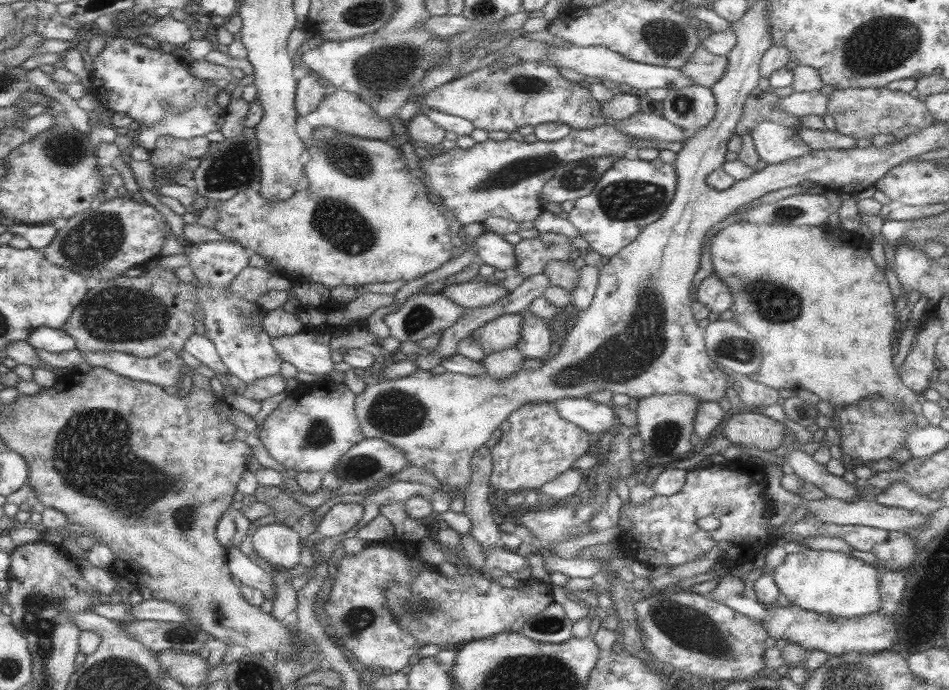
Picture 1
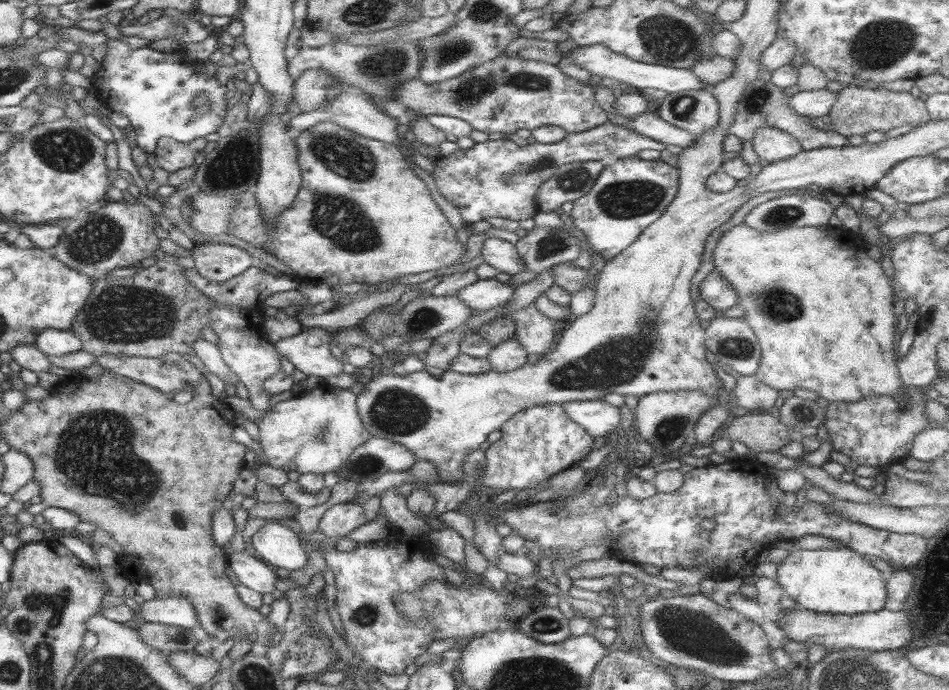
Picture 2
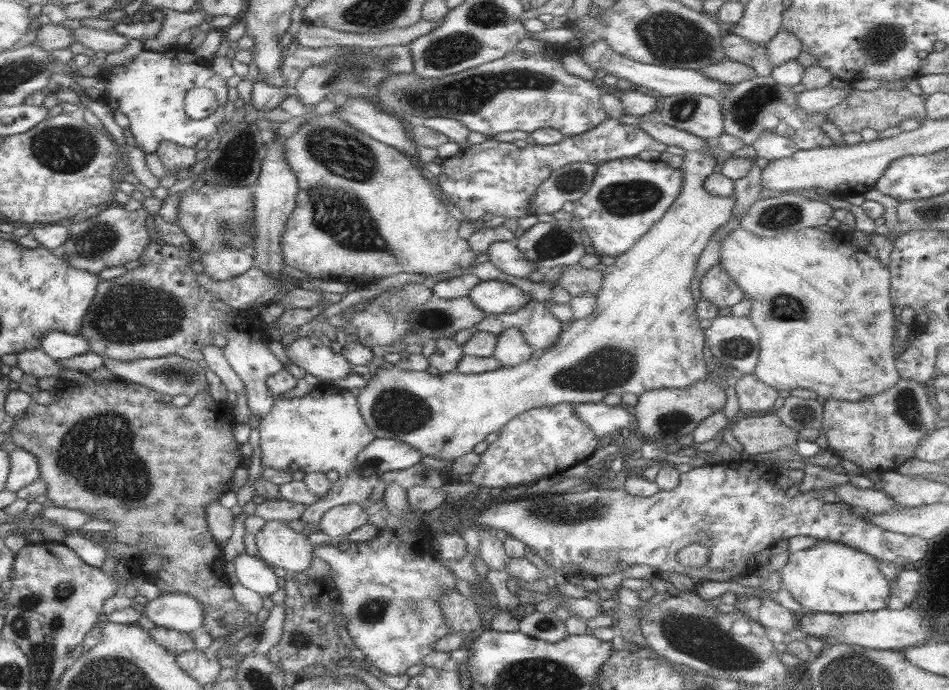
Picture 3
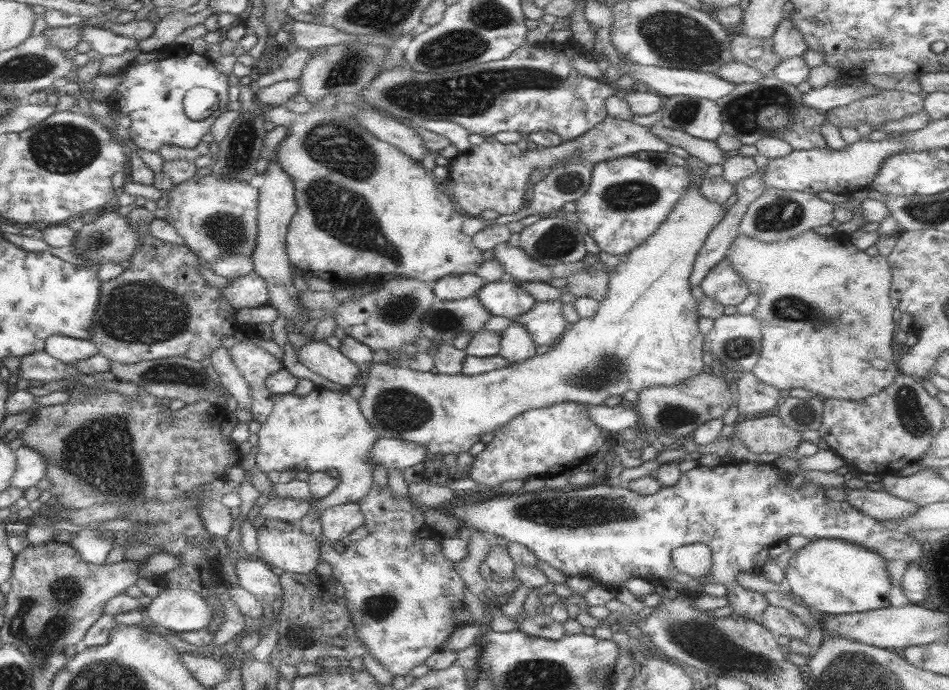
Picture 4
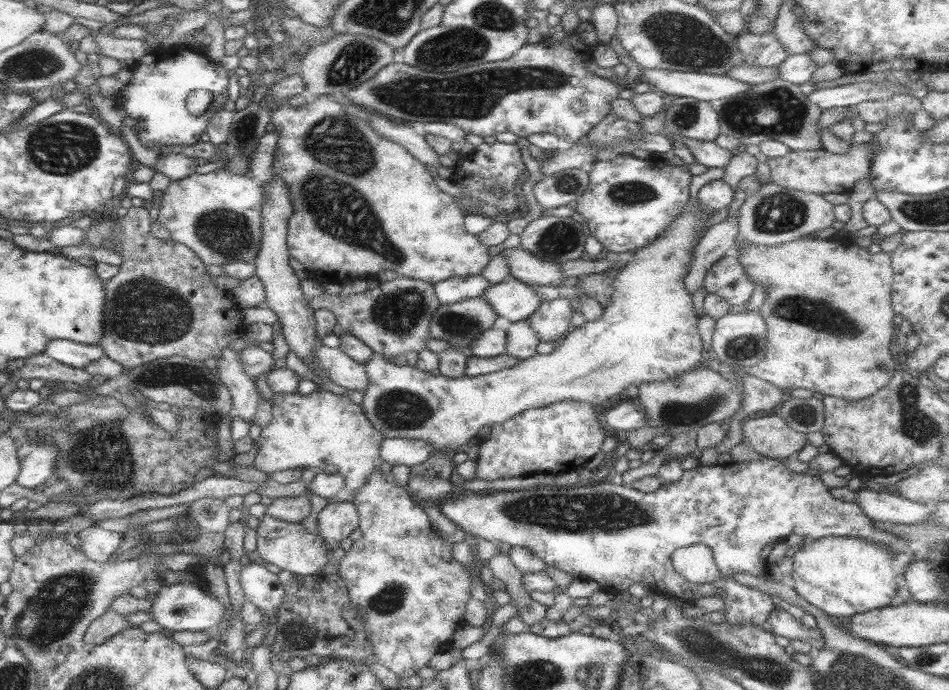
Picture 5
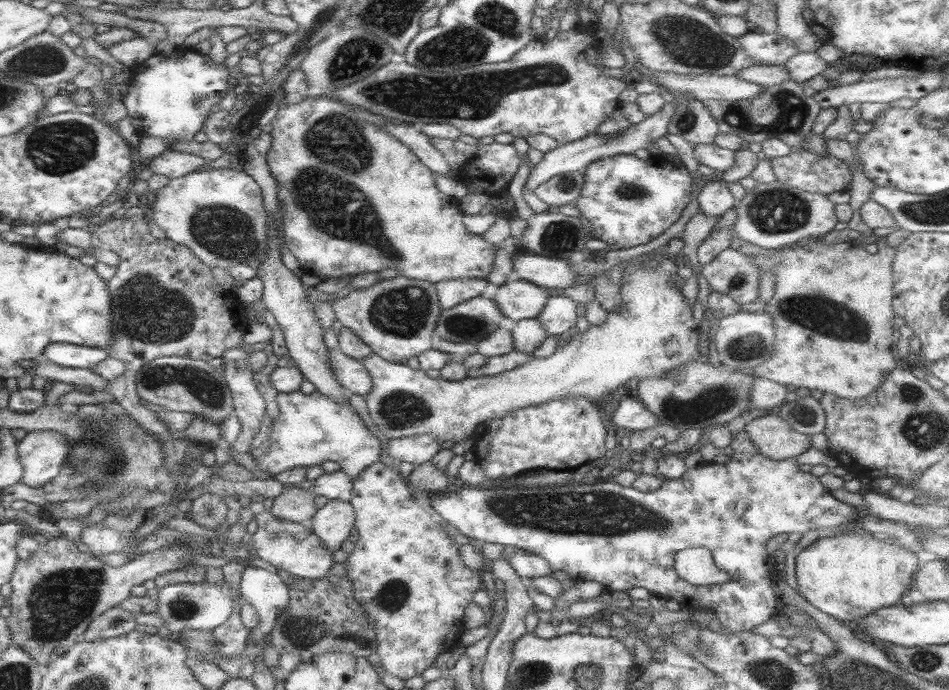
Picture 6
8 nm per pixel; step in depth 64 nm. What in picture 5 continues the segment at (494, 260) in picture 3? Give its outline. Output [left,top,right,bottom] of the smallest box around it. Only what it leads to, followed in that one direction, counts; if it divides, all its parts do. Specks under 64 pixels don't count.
[501,248,563,286]

